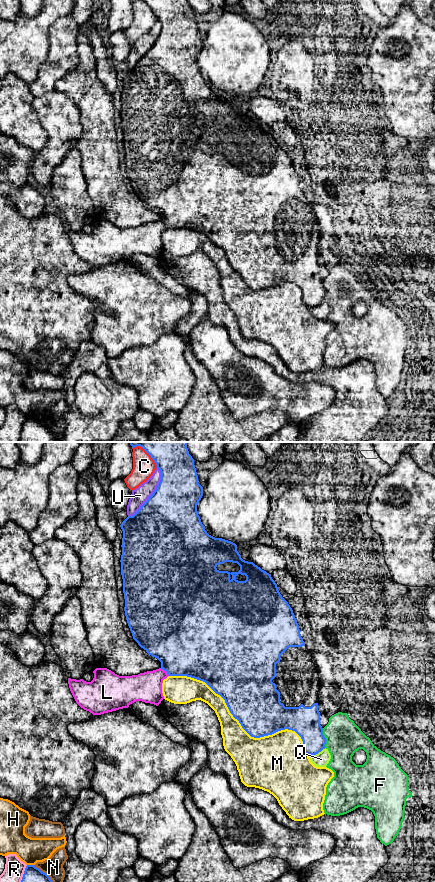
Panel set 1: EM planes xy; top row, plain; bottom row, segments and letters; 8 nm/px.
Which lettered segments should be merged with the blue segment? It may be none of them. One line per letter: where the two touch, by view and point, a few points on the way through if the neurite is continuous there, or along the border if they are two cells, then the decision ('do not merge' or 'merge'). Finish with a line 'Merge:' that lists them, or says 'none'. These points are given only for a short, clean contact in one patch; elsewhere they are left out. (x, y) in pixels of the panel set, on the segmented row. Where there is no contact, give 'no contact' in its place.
C: contact xy (147, 452); do not merge
F: contact xy (325, 738); do not merge
H: contact xy (30, 865); do not merge
L: contact xy (165, 670); way xy (185, 646), (165, 670), (147, 687); merge
M: contact xy (240, 723); do not merge
N: contact xy (43, 872); do not merge
Q: contact xy (317, 753); do not merge
R: contact xy (24, 873); do not merge
U: contact xy (153, 493); do not merge
Merge: L

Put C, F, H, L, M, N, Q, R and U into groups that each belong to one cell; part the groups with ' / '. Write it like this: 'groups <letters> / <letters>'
groups C / F / H / L / M / N / Q U / R

